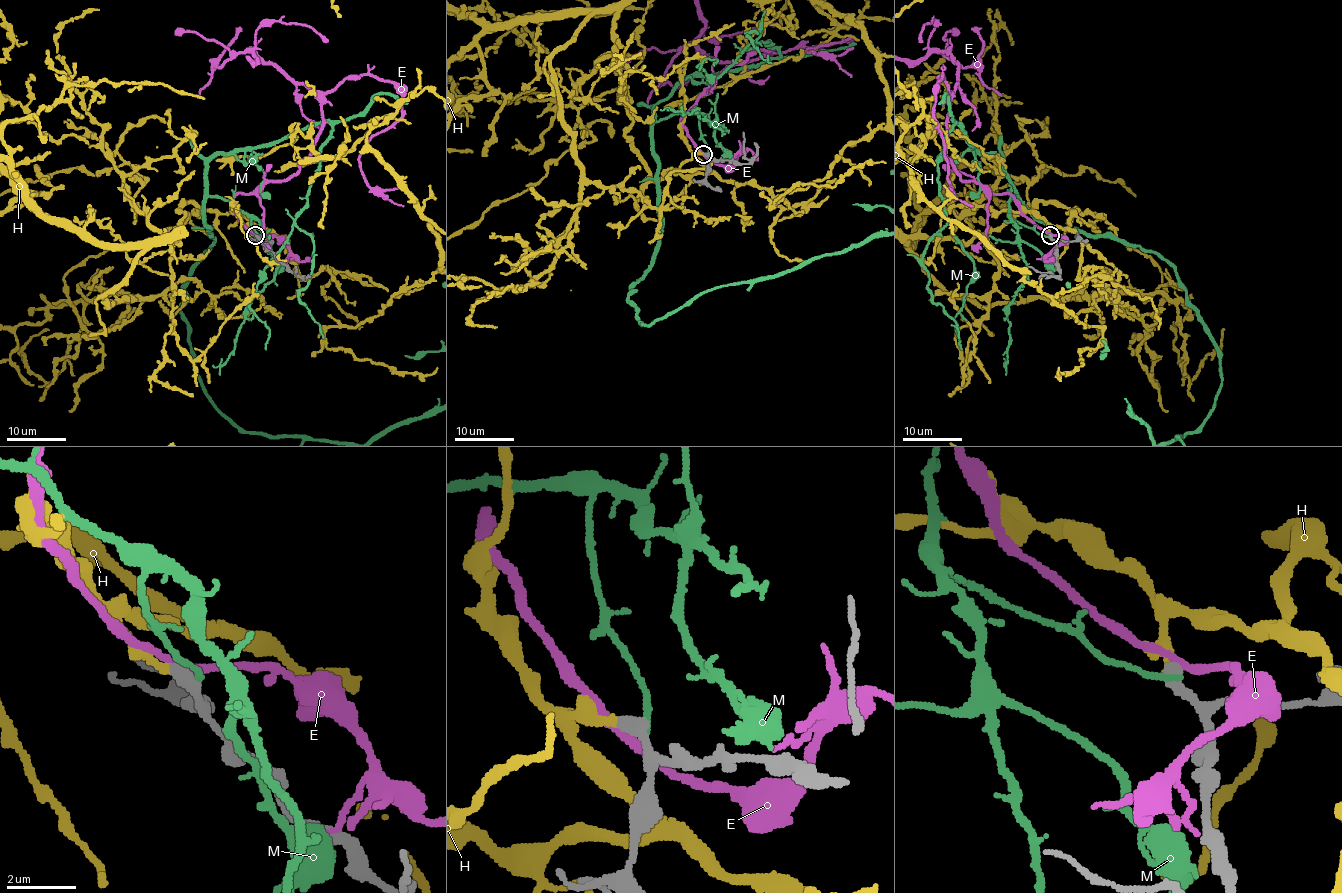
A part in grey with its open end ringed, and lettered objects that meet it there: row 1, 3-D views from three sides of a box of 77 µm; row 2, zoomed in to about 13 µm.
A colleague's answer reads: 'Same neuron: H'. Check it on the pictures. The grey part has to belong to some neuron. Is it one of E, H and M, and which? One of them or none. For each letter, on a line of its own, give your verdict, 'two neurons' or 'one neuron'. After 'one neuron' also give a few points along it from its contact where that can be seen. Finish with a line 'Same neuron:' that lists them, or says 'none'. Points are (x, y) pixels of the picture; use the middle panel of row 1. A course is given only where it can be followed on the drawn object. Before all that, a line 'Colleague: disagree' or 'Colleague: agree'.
Colleague: agree
E: two neurons
H: one neuron
M: two neurons
Same neuron: H

